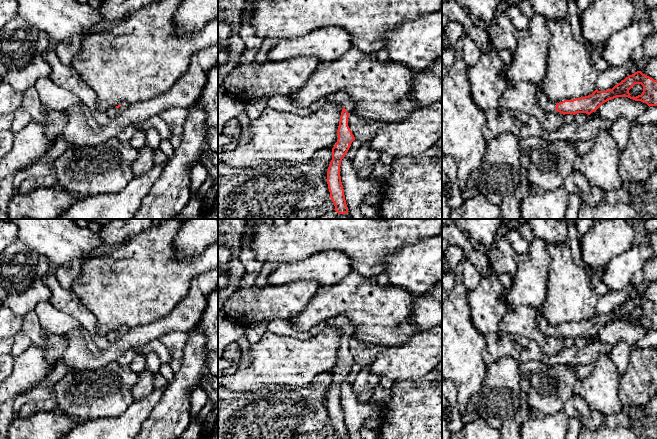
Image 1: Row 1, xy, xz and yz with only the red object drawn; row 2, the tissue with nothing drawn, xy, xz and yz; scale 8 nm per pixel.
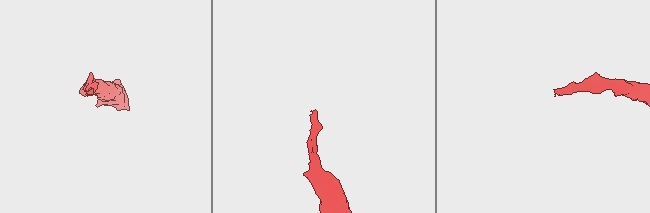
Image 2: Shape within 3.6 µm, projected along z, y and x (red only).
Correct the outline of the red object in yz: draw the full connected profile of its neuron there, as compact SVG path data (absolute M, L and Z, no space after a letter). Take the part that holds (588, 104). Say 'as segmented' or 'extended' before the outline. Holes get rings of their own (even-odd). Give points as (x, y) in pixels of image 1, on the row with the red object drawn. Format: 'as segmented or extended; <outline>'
extended; M637 71L629 75L612 89L598 91L597 89L588 96L575 98L573 100L564 100L560 103L552 103L543 93L540 84L537 84L536 98L540 107L547 111L554 110L565 114L586 113L590 115L595 112L603 103L617 97L628 97L635 101L641 101L650 106L657 106L657 80ZM641 84L643 92L641 95L631 97L629 90L635 85Z

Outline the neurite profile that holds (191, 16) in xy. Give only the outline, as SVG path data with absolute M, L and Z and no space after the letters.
M182 0L173 16L175 33L197 33L215 19L218 19L218 0Z

